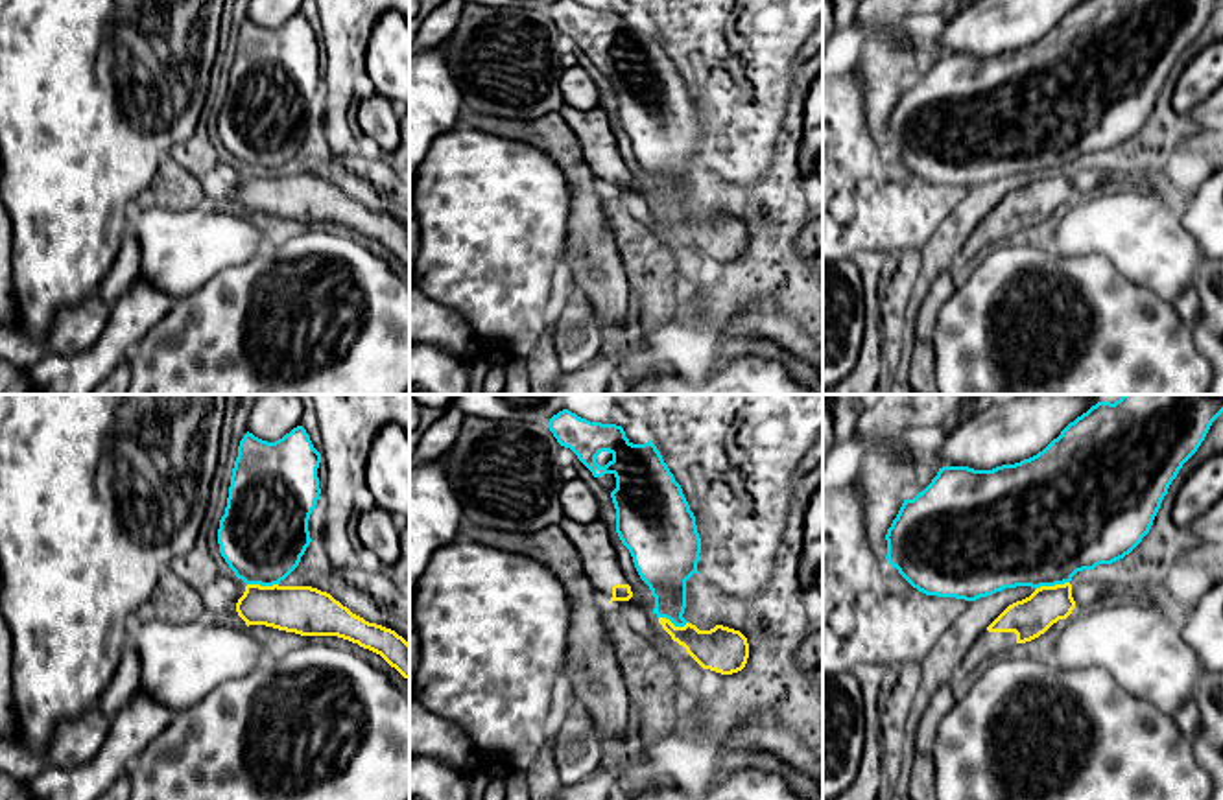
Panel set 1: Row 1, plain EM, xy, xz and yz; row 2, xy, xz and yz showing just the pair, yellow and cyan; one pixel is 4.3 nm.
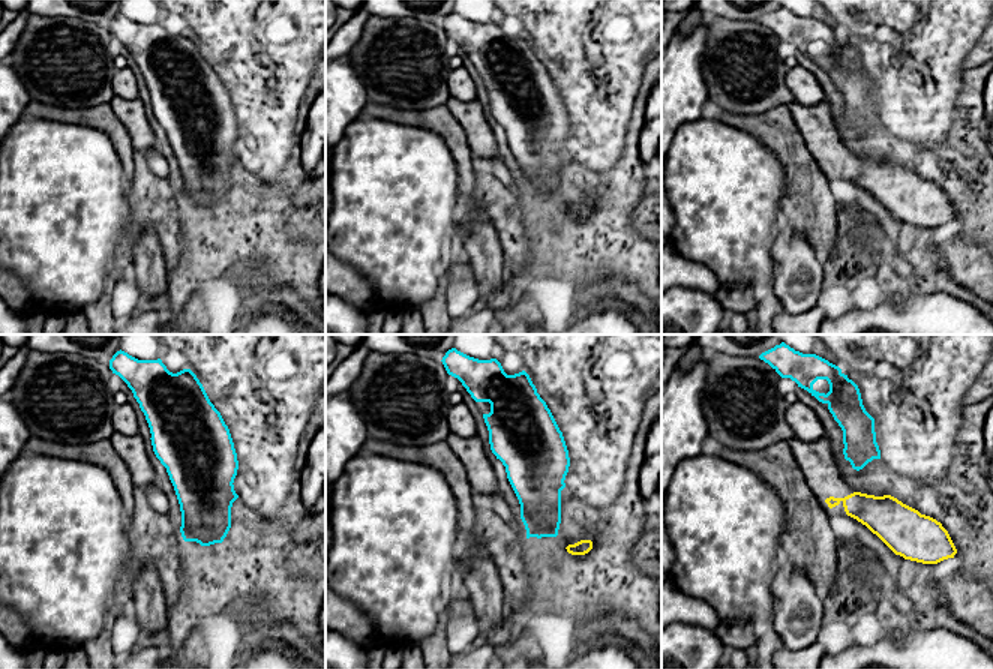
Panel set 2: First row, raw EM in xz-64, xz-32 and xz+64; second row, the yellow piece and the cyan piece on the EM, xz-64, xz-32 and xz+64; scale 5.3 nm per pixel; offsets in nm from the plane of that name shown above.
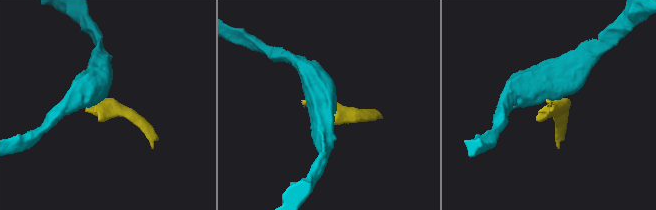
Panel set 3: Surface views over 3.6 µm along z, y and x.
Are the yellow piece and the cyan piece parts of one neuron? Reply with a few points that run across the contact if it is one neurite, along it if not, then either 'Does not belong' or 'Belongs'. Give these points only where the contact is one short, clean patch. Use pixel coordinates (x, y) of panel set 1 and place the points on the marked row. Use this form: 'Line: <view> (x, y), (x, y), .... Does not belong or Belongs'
Line: yz (1068, 581), (1041, 585), (1035, 590). Does not belong

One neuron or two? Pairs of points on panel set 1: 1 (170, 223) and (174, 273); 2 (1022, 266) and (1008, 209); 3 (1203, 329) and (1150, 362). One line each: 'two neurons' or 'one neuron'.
1: one neuron
2: two neurons
3: two neurons

